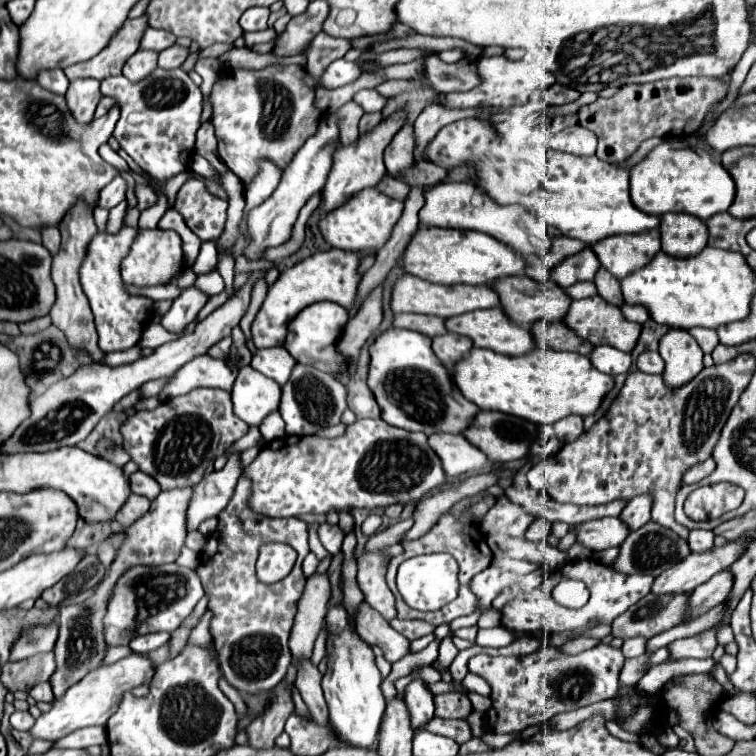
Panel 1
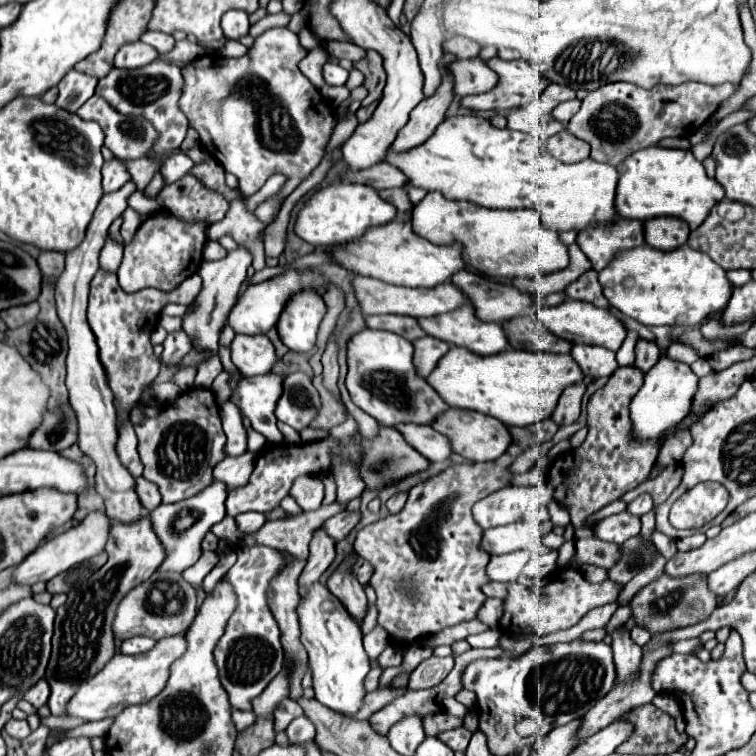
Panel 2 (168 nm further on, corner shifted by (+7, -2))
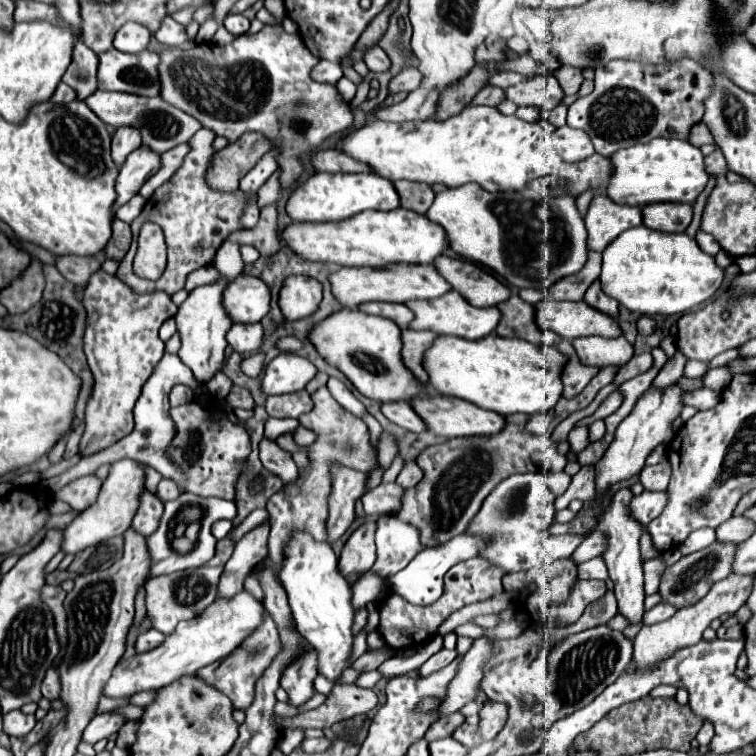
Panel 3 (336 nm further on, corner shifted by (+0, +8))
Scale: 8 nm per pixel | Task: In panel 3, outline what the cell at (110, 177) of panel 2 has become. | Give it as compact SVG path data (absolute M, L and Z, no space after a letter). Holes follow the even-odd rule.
M119 128L113 136L113 144L111 144L111 158L117 166L121 166L127 156L137 150L141 146L141 138L139 132L133 128Z

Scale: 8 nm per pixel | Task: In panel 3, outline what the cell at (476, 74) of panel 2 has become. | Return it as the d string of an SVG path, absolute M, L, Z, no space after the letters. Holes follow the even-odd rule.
M497 70L497 72L491 72L491 78L487 78L487 84L499 86L499 88L509 88L521 80L525 80L523 74L517 74L511 70Z

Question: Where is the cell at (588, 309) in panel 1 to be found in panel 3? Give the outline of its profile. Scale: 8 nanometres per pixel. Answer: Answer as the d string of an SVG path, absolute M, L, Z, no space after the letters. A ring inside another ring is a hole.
M553 298L541 300L537 306L537 322L541 330L551 330L561 338L573 340L579 336L617 338L623 330L615 318L587 306L587 302L559 302Z

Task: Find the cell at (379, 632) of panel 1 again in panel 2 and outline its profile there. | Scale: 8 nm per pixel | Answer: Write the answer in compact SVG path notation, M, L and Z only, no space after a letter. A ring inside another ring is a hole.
M352 550L342 560L342 564L332 572L326 586L346 606L346 610L356 618L356 622L362 624L364 614L366 614L366 594L364 594L362 584L356 580L356 576L352 572L356 558L358 558L358 554Z

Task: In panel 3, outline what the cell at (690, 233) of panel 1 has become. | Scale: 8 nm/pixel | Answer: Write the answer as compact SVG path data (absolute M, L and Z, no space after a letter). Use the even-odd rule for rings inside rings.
M659 202L643 208L643 224L659 232L685 232L691 224L693 208L681 202Z

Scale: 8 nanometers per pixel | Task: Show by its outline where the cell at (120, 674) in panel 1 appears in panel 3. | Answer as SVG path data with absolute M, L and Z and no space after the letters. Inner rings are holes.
M245 590L231 600L215 600L203 614L193 620L179 622L175 632L169 634L157 648L135 654L131 658L121 658L111 672L111 678L103 686L103 696L107 698L129 698L137 692L159 690L185 674L193 674L199 668L225 658L239 646L259 624L263 622L263 606L249 596Z

